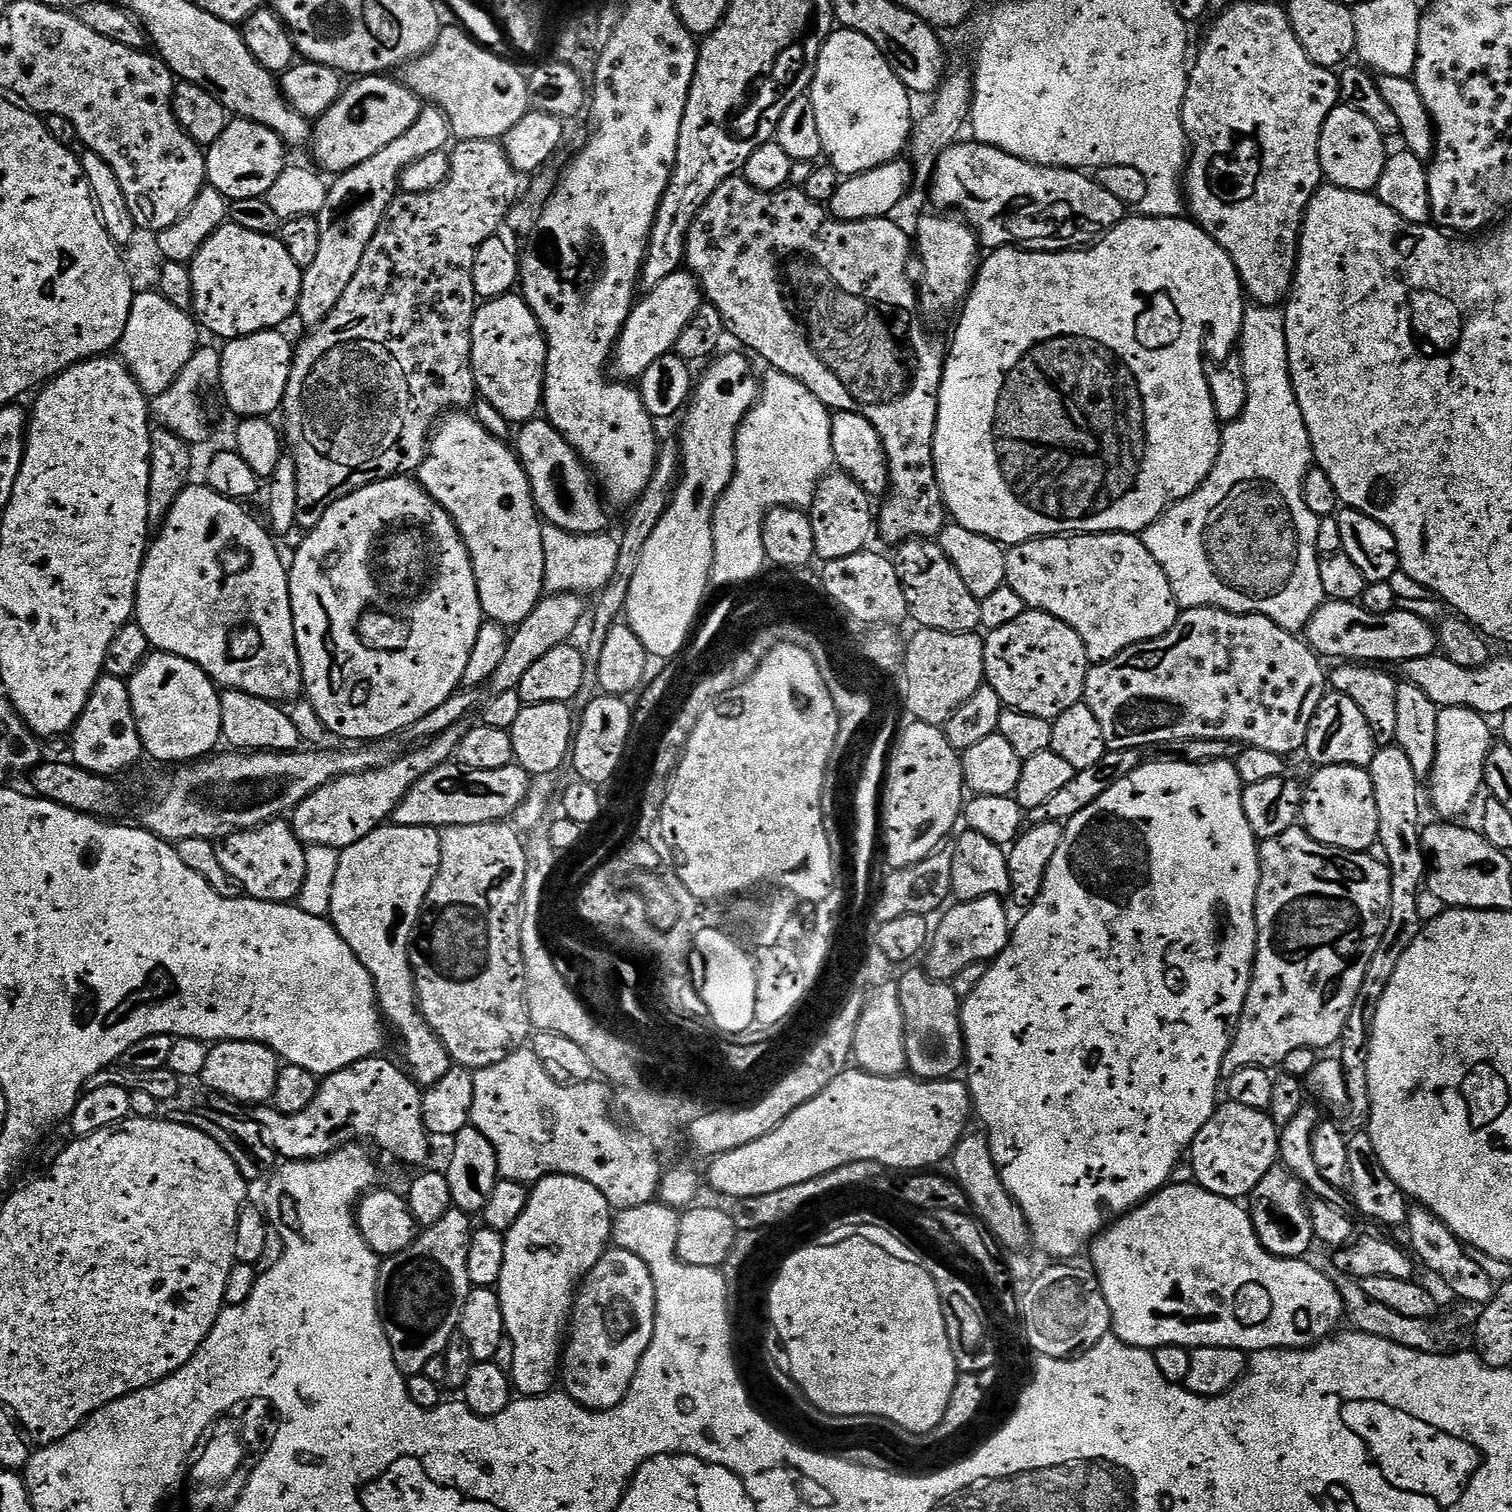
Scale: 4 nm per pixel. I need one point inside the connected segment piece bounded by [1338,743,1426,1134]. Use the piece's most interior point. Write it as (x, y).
(1396, 788)

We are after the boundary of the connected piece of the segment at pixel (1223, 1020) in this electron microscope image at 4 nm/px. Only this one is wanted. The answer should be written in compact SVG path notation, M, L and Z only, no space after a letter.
M1211 760L1205 764L1188 764L1182 762L1144 762L1140 767L1135 768L1122 782L1114 782L1102 798L1090 802L1086 810L1074 814L1064 824L1064 837L1062 846L1058 846L1050 866L1046 870L1046 878L1042 882L1040 897L1035 900L1023 913L1020 921L1015 921L1011 929L1008 945L1002 950L1002 954L989 963L986 970L986 978L978 982L970 995L963 997L960 1009L960 1021L964 1027L964 1047L966 1049L966 1083L968 1091L972 1094L972 1103L977 1117L984 1119L986 1135L989 1140L993 1160L1000 1171L1001 1182L1005 1184L1006 1190L1025 1215L1028 1227L1031 1228L1031 1243L1056 1262L1072 1262L1077 1258L1080 1251L1089 1247L1090 1241L1104 1231L1110 1218L1117 1214L1130 1212L1144 1203L1149 1196L1159 1192L1172 1179L1172 1171L1176 1164L1185 1159L1186 1153L1191 1149L1194 1138L1202 1126L1216 1113L1218 1099L1216 1091L1221 1091L1222 1062L1226 1058L1226 1050L1232 1045L1232 1039L1236 1036L1236 1027L1242 1014L1242 1006L1246 1002L1246 994L1250 990L1252 981L1252 967L1256 961L1256 895L1258 894L1258 882L1260 881L1260 850L1258 839L1253 834L1250 822L1247 821L1243 812L1243 792L1245 785L1238 778L1238 770L1231 760Z

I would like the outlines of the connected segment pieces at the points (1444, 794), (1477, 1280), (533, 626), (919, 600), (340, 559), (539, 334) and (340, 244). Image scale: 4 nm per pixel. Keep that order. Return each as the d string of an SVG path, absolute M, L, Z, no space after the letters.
M1441 708L1438 714L1438 754L1432 763L1432 804L1437 817L1460 818L1485 787L1484 767L1494 737L1487 719L1469 708Z
M1423 1206L1409 1207L1406 1231L1408 1231L1409 1240L1407 1243L1415 1259L1423 1267L1425 1264L1458 1299L1465 1300L1468 1304L1477 1304L1477 1306L1483 1306L1492 1299L1494 1283L1492 1284L1491 1278L1488 1277L1487 1270L1479 1264L1481 1261L1471 1260L1467 1256L1469 1253L1465 1245L1461 1244L1459 1238L1430 1209Z
M553 592L545 595L537 604L536 609L521 624L515 625L506 646L506 655L502 658L502 666L494 670L490 681L493 693L499 694L519 689L526 670L530 670L530 666L534 666L534 662L538 662L542 654L550 654L554 646L567 644L573 639L572 635L575 634L576 627L579 626L580 619L584 616L584 600L583 595L574 592L566 594Z
M932 538L906 540L895 549L895 552L894 563L898 570L898 578L902 582L902 590L906 594L908 615L913 621L917 620L920 628L942 630L954 634L976 632L980 628L980 601L976 600L974 594L970 594L970 590L963 584L958 570L954 570L954 565L950 563L950 558L942 554L942 546L939 542Z
M407 475L391 476L388 480L379 480L370 486L354 490L346 498L334 502L322 522L307 533L300 544L296 557L290 560L288 568L288 593L292 603L294 618L294 638L300 655L300 665L304 675L303 695L308 695L316 716L336 736L348 740L344 742L384 742L387 736L403 733L418 718L430 714L430 710L442 706L463 685L466 674L466 662L470 662L470 650L478 638L478 630L486 623L486 617L480 599L476 575L472 569L472 559L466 550L464 541L456 523L446 514L446 510L415 479Z
M509 294L483 301L472 319L472 373L476 379L476 391L502 418L512 426L531 420L541 411L544 403L544 367L548 357L548 342L544 337L540 317L535 316L523 295Z
M427 105L421 109L414 125L401 137L394 138L373 157L366 158L366 162L339 173L331 181L326 206L322 206L318 217L318 255L311 266L303 269L300 277L300 297L296 303L298 320L300 316L301 322L307 326L321 324L334 306L338 306L338 298L346 294L346 286L350 286L354 274L358 274L362 254L366 254L370 238L374 238L386 210L397 195L402 170L406 170L406 166L418 158L443 151L451 138L451 124L444 112L436 105Z

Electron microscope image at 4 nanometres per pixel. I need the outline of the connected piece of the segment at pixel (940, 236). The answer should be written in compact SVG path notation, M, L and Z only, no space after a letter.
M936 214L940 216L924 216L920 220L920 225L916 228L916 236L914 232L914 248L918 253L918 260L920 256L920 264L924 267L924 277L918 280L918 303L925 313L928 312L952 312L955 313L957 309L964 304L968 299L968 292L972 289L972 284L976 281L976 273L980 270L982 263L982 245L975 232L972 231L971 227L959 215L956 214Z

